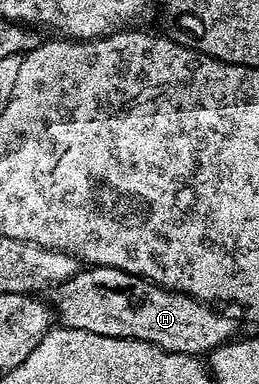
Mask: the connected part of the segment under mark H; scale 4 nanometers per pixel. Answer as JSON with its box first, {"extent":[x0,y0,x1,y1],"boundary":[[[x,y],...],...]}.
{"extent":[52,266,237,358],"boundary":[[[85,266],[74,276],[52,289],[52,307],[62,325],[111,338],[146,340],[168,352],[198,358],[213,352],[220,344],[234,339],[237,324],[229,316],[216,312],[212,303],[172,292],[162,284],[146,280],[118,268]]]}

